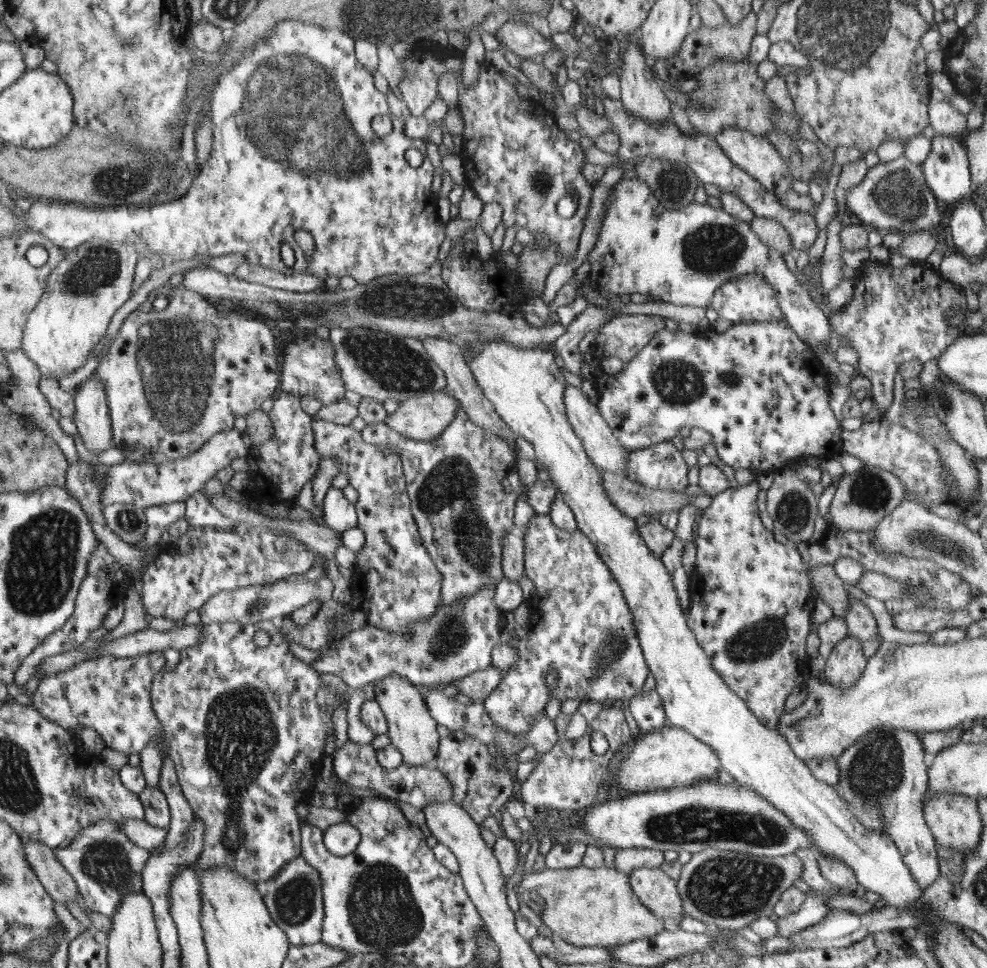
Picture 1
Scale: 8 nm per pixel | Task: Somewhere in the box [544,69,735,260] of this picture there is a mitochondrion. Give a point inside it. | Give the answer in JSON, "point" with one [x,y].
{"point":[673,182]}

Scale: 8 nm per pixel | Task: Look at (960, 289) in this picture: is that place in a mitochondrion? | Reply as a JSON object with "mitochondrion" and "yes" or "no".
{"mitochondrion":"no"}

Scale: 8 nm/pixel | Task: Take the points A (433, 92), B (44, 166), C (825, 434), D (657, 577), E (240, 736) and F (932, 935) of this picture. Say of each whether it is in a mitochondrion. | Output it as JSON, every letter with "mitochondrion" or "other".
{"A":"other","B":"other","C":"other","D":"other","E":"mitochondrion","F":"other"}

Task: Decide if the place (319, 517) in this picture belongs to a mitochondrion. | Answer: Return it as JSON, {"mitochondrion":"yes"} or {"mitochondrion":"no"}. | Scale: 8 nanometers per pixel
{"mitochondrion":"no"}

